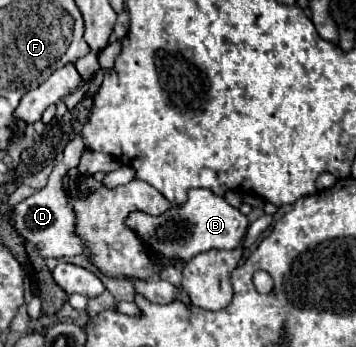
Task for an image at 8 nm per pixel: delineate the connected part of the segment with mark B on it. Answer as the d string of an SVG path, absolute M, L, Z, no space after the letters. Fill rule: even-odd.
M193 188L189 190L185 204L173 206L159 216L149 216L145 212L131 212L125 218L125 224L131 224L131 228L139 234L139 240L143 242L147 254L159 256L163 264L173 264L183 268L191 258L195 258L201 252L209 252L215 248L217 250L237 248L247 230L247 216L243 216L237 208L227 204L223 196L217 196L215 192L205 188ZM175 222L191 224L191 230L179 240L169 238L169 234L175 230Z

